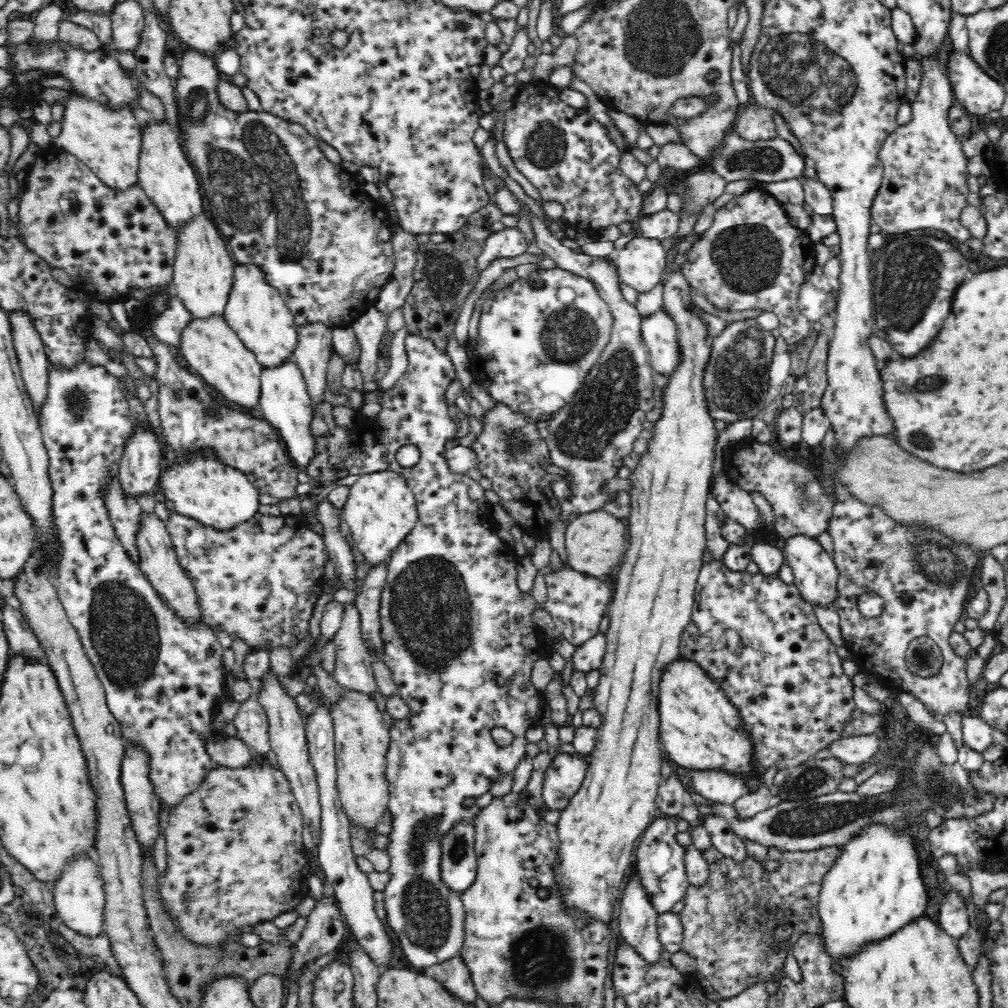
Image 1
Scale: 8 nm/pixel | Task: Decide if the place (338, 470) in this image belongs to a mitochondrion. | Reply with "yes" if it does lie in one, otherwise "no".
no

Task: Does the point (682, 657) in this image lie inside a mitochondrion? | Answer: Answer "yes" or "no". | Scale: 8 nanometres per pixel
no

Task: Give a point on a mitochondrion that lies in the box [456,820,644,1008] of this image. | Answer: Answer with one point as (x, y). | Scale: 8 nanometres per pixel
(542, 963)

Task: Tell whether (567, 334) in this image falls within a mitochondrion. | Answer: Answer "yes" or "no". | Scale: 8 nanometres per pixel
yes

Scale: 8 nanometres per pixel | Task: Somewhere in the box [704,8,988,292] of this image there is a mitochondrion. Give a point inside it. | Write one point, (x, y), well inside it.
(798, 71)

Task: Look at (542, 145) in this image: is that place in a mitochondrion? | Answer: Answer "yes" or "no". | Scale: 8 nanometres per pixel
yes

